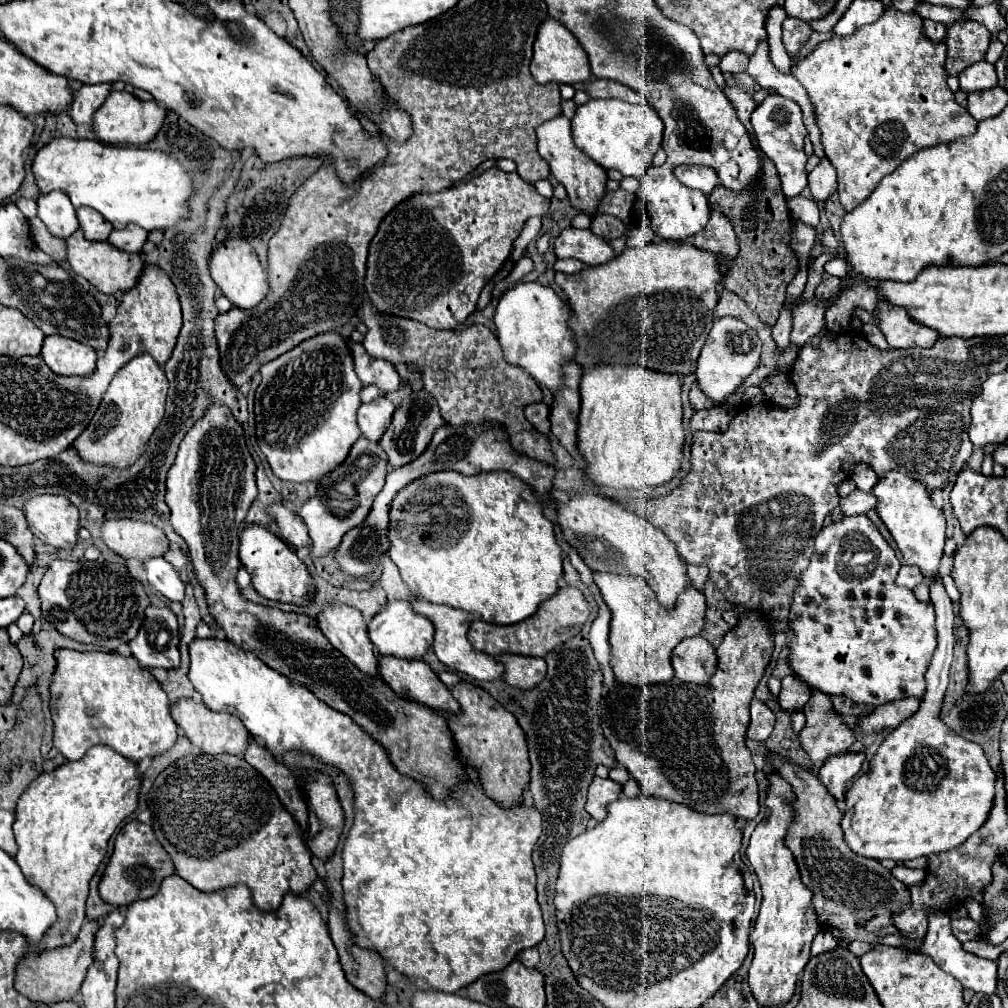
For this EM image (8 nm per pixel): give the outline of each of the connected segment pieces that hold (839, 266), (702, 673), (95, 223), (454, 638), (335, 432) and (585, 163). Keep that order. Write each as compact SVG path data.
M831 258L825 264L825 272L831 276L837 276L837 278L843 278L843 276L847 276L847 262L843 258Z
M693 636L693 638L681 640L675 646L671 664L679 680L705 684L715 672L717 654L715 654L715 648L703 636Z
M87 206L77 208L77 220L87 240L107 240L107 236L113 230L113 226L107 220L103 220L103 216L97 210Z
M413 598L413 608L415 612L427 616L433 624L435 624L435 644L433 644L433 650L435 650L435 656L447 664L449 668L457 670L457 672L463 672L463 674L469 674L471 678L475 680L481 680L481 682L493 682L493 680L499 680L503 678L503 664L497 662L493 656L485 654L485 652L477 652L471 648L471 642L467 638L467 630L471 626L471 618L467 612L459 610L459 608L451 608L451 606L443 606L443 604L431 604L427 600L415 600Z
M337 332L317 334L289 352L281 354L277 360L261 366L261 382L255 392L255 428L257 428L257 444L265 454L273 474L287 482L309 482L319 480L329 468L335 468L345 460L351 446L361 436L355 414L361 402L361 380L355 374L353 356L347 340Z
M557 116L545 124L539 124L535 128L537 134L537 146L539 146L539 154L541 158L547 160L547 164L551 166L551 174L557 178L559 184L565 186L569 200L575 208L593 214L599 200L605 194L605 182L607 182L607 172L593 160L589 160L589 156L585 156L575 144L573 144L573 134L571 134L571 120L567 120L565 116Z

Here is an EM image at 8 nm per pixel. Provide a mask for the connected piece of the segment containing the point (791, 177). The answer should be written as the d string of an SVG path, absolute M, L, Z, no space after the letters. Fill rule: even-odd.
M767 96L755 108L751 116L751 124L753 124L753 132L759 148L769 160L773 160L779 172L785 196L787 198L799 196L807 188L807 154L803 152L803 138L807 136L807 130L803 124L803 112L799 104L783 96Z

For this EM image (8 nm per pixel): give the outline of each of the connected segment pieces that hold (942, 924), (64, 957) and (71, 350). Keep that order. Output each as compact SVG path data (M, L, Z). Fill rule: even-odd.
M927 910L927 934L923 940L923 948L921 952L925 956L929 956L941 970L949 972L955 980L959 980L963 984L963 988L971 988L973 992L981 992L981 994L995 994L997 990L997 962L993 960L985 960L981 956L973 956L971 952L961 950L961 942L953 936L951 932L951 918L947 912L935 912L935 910Z
M89 920L81 926L81 932L77 940L65 948L55 948L55 950L45 950L41 954L27 954L21 966L17 966L17 976L15 976L15 988L23 996L35 1002L45 1002L45 1004L55 1004L61 1000L75 1000L79 998L79 990L85 982L87 970L93 964L93 942L95 934L99 930L101 922L99 920Z
M47 336L41 358L61 376L91 376L97 368L97 354L93 348L63 336Z

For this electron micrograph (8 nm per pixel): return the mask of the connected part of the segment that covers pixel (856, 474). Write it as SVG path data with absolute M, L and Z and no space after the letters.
M855 464L851 478L853 478L853 482L857 484L857 488L859 488L859 490L865 490L865 492L871 492L873 486L879 482L877 474L875 474L867 464Z

